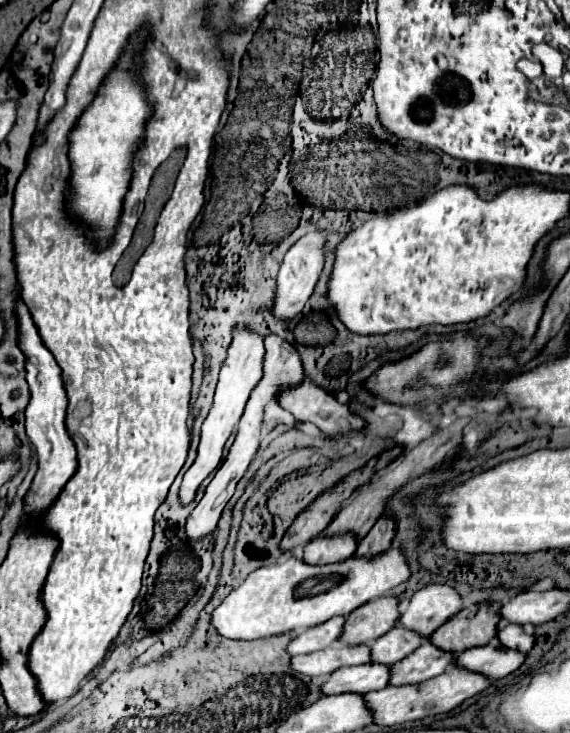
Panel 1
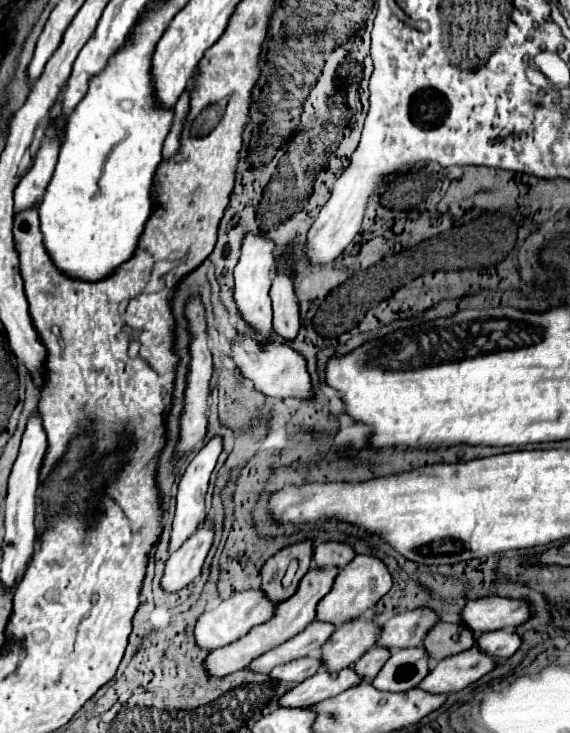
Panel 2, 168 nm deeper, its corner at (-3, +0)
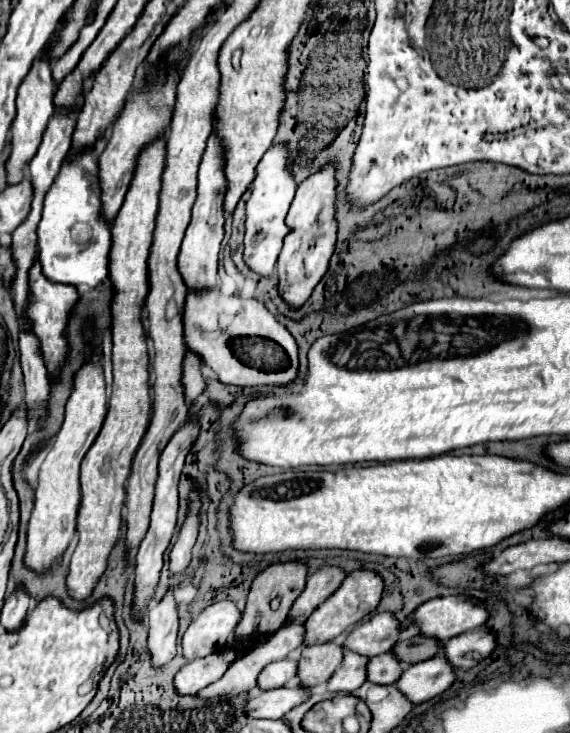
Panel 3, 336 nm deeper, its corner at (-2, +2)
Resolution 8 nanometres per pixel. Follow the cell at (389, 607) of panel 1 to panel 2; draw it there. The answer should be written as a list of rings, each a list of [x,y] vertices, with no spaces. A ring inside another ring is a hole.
[[[361,616],[355,620],[337,626],[329,642],[321,648],[321,662],[327,672],[341,672],[355,664],[369,648],[379,634],[379,628],[373,624],[373,616]]]

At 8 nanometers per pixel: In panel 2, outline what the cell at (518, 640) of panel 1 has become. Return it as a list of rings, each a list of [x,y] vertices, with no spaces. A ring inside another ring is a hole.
[[[493,630],[477,636],[475,646],[493,658],[509,658],[521,646],[521,638],[513,630]]]

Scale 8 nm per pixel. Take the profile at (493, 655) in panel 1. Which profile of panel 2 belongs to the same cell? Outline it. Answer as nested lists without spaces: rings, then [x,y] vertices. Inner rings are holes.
[[[473,646],[457,656],[449,656],[441,662],[431,664],[429,674],[419,682],[417,688],[429,694],[451,694],[477,682],[493,668],[495,658],[483,654],[477,650],[477,646]]]

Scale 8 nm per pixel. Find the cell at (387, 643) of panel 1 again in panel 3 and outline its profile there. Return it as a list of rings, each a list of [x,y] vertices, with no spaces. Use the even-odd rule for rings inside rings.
[[[346,650],[344,660],[340,668],[334,672],[334,676],[328,680],[328,690],[330,692],[354,692],[366,682],[366,664],[368,656],[356,654],[352,650]]]

